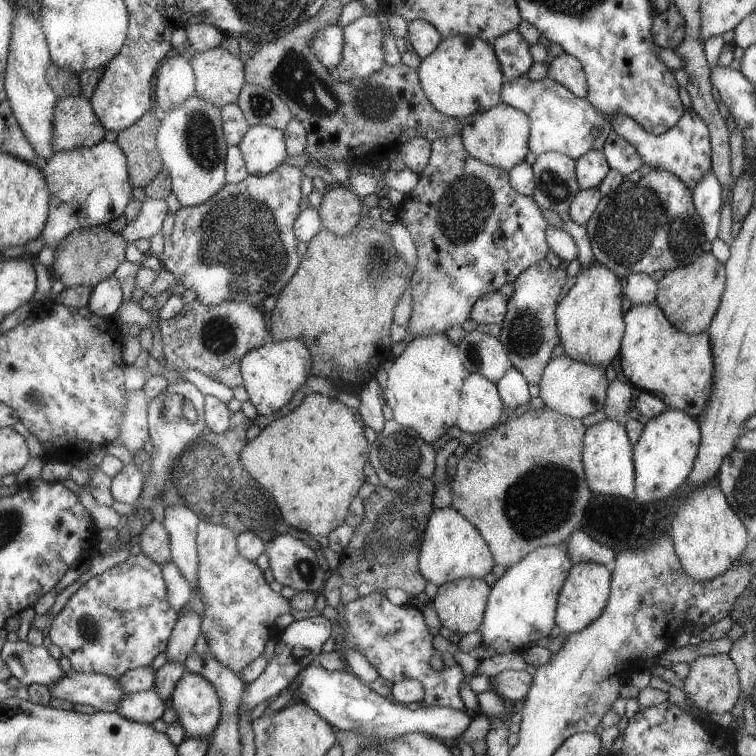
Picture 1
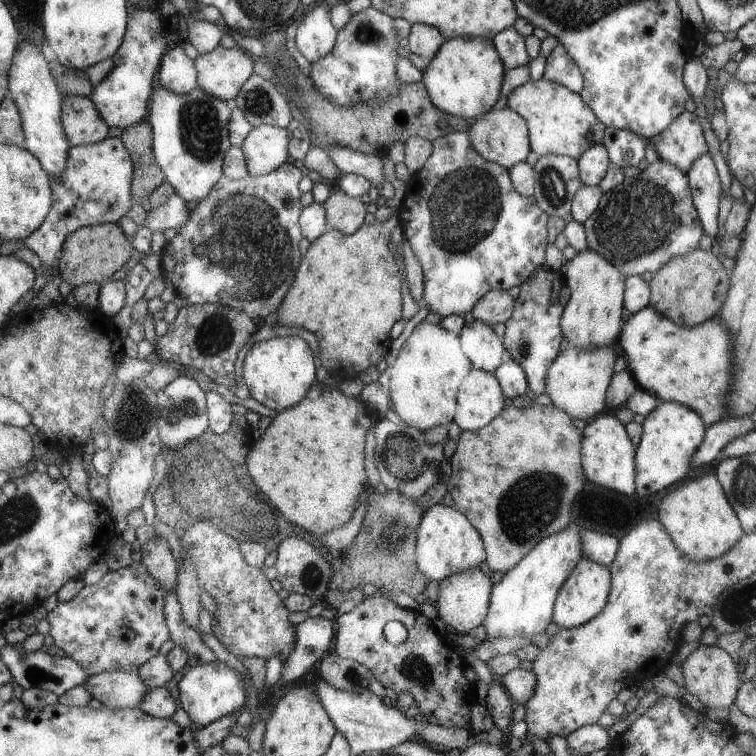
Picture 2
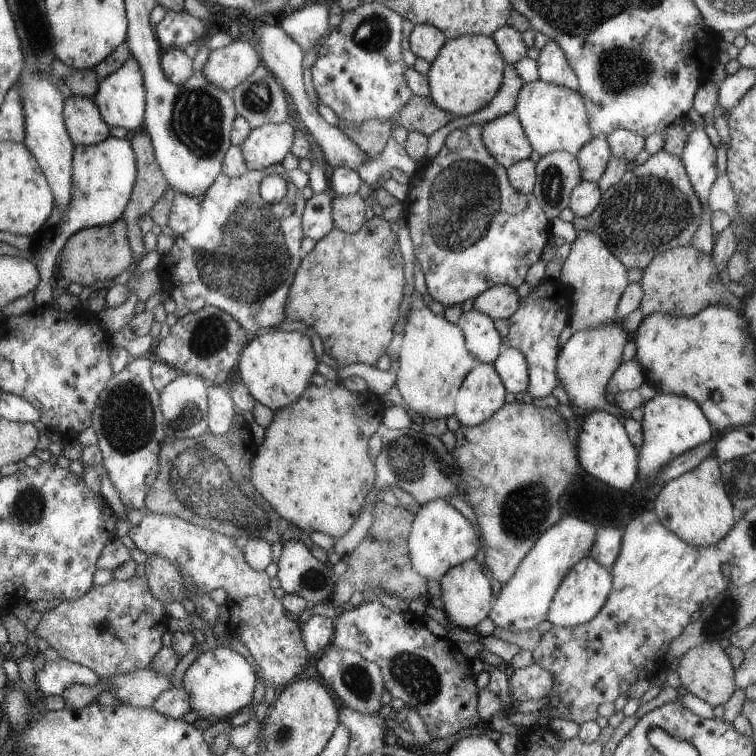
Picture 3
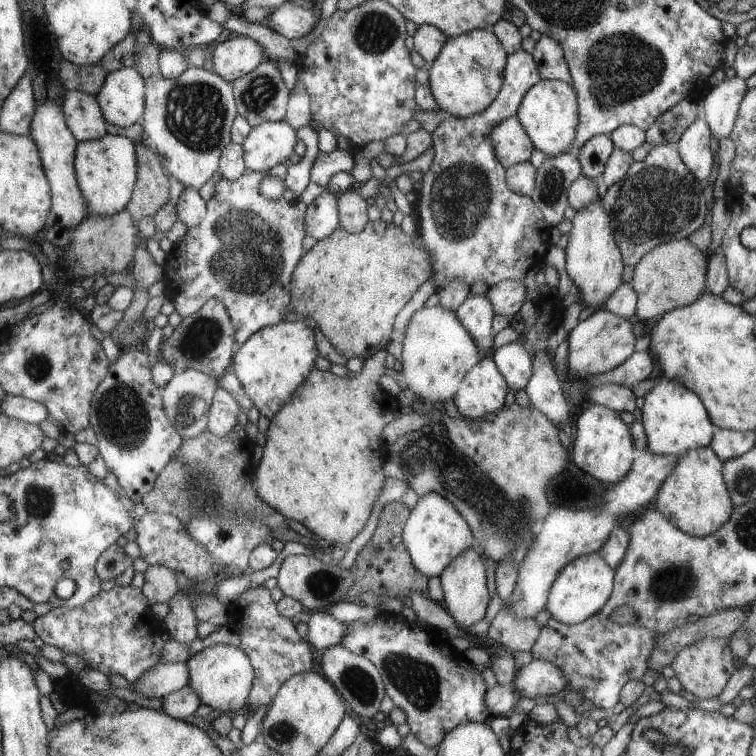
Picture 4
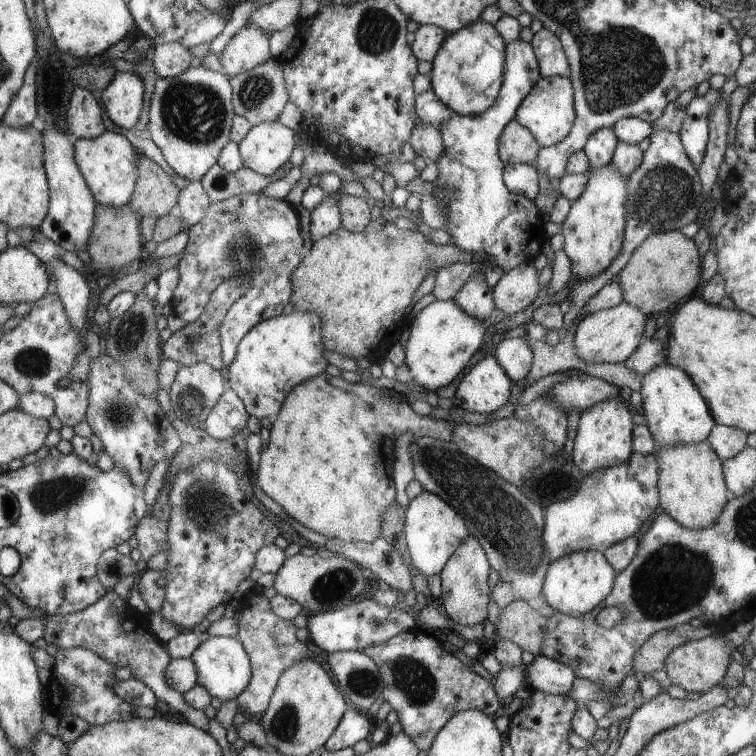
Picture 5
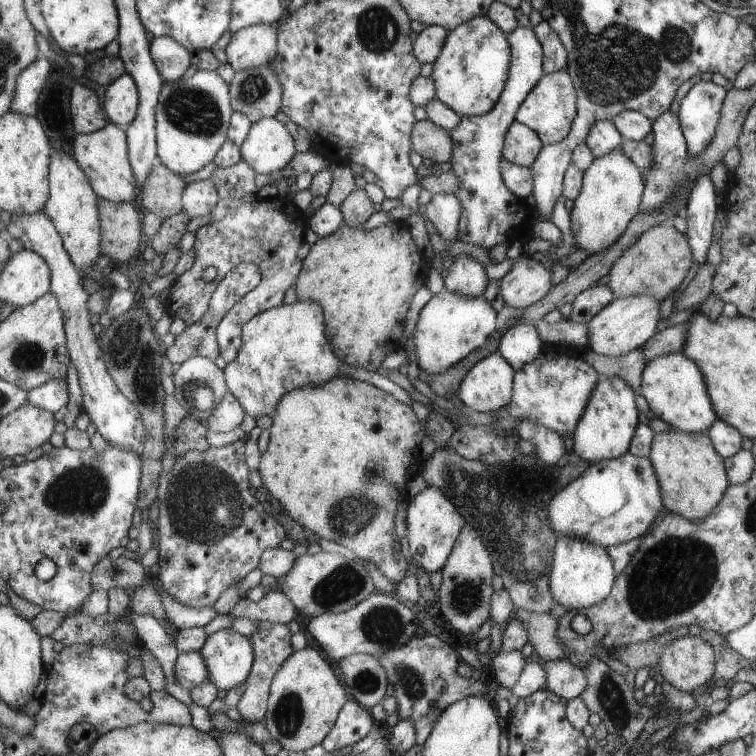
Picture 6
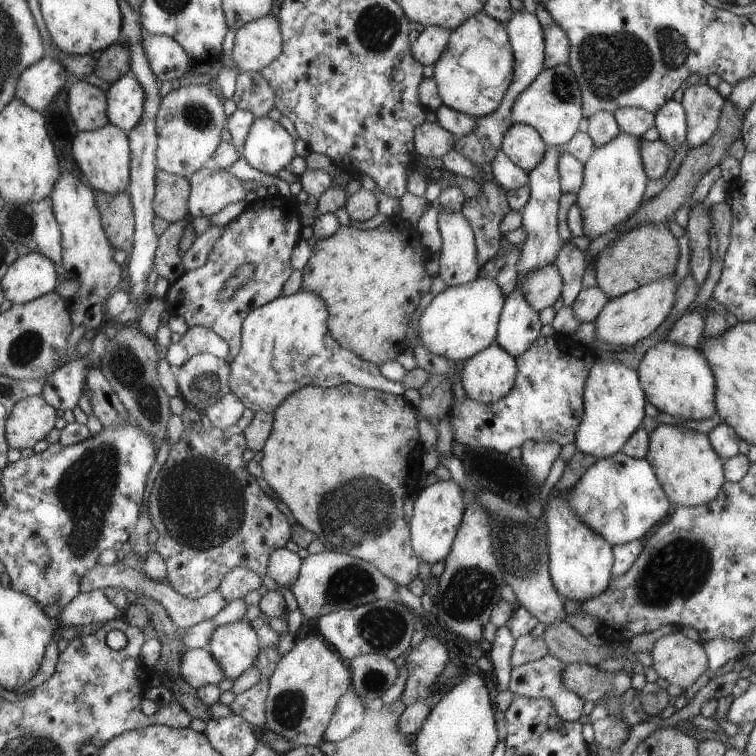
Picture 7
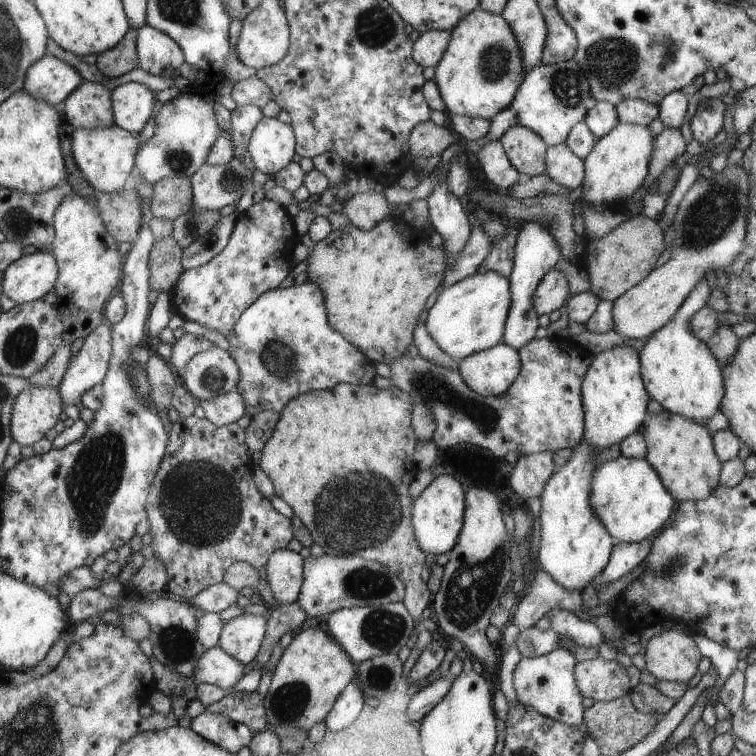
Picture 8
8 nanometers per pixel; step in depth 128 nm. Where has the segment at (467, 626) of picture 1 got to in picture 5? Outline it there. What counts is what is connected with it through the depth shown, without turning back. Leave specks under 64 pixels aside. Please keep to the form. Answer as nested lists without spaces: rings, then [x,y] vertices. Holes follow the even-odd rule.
[[[471,534],[451,556],[450,562],[439,574],[441,576],[442,602],[448,614],[448,618],[464,626],[472,626],[479,622],[486,622],[488,614],[488,602],[490,602],[490,584],[488,574],[490,565],[486,560],[483,545]]]

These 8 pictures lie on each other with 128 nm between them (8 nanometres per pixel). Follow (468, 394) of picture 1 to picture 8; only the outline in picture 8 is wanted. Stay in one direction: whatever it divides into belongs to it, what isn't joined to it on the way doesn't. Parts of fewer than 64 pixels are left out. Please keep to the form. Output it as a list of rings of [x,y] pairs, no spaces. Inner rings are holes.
[[[502,342],[468,355],[459,362],[459,373],[467,385],[483,397],[502,395],[519,376],[519,351]]]

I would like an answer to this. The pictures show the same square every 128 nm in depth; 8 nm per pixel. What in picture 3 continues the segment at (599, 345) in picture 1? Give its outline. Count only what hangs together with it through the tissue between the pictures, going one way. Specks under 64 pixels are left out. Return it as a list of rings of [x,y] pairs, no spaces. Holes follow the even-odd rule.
[[[580,231],[577,239],[571,243],[571,251],[561,265],[560,280],[568,285],[571,291],[571,323],[574,332],[597,329],[607,323],[618,322],[618,300],[628,286],[626,265],[616,257],[604,244],[599,235],[590,231]]]

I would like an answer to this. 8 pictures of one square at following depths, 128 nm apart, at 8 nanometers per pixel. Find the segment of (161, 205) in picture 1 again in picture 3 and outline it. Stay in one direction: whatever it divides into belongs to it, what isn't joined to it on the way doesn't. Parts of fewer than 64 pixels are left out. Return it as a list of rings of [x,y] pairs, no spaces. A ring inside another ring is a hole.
[[[176,192],[167,225],[176,235],[190,231],[199,223],[200,209],[201,204],[198,204],[196,197]]]

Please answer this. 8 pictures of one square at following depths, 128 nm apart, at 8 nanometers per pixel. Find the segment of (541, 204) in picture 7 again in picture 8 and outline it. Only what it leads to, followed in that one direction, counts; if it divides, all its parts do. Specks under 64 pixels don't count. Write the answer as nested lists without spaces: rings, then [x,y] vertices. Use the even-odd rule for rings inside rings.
[[[524,221],[519,228],[517,243],[515,246],[515,261],[509,280],[511,281],[511,306],[507,314],[507,322],[503,330],[502,343],[519,351],[535,338],[538,330],[539,313],[533,304],[533,296],[540,279],[548,271],[554,269],[558,261],[562,259],[560,247],[554,236],[548,231],[546,225],[540,222]]]

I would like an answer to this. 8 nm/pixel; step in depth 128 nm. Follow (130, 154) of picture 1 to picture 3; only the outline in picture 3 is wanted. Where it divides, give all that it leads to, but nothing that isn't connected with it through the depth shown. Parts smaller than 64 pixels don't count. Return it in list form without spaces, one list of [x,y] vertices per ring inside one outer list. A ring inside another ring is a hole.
[[[143,130],[132,136],[131,143],[136,151],[136,164],[139,165],[139,175],[136,177],[135,191],[132,192],[131,203],[122,215],[126,221],[126,235],[130,249],[134,250],[138,258],[144,256],[146,251],[142,238],[143,229],[138,220],[148,214],[154,204],[166,192],[170,186],[163,169],[159,167],[155,159],[154,145],[151,137]]]

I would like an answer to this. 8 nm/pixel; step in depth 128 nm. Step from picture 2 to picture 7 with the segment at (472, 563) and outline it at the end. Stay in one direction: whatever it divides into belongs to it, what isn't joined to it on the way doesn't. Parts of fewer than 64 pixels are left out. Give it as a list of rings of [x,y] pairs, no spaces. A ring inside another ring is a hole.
[[[454,479],[439,480],[423,487],[414,498],[412,523],[412,544],[415,553],[424,563],[433,565],[445,560],[454,546],[455,536],[463,522],[466,511],[464,492]]]

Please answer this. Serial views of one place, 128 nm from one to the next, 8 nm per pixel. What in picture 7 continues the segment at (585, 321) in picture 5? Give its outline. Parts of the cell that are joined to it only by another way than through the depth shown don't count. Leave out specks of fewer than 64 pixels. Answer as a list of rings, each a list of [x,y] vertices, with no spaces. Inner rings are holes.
[[[665,277],[610,299],[597,316],[595,338],[614,346],[634,347],[639,340],[649,337],[662,324],[675,306],[674,277]]]

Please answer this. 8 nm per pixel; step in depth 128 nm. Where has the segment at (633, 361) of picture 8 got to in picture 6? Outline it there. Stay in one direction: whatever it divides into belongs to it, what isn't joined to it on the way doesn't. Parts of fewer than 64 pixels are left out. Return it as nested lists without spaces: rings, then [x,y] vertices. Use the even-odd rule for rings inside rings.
[[[600,376],[596,391],[573,432],[572,452],[592,464],[604,459],[618,459],[620,455],[629,452],[630,440],[635,436],[638,422],[638,408],[634,402],[634,389],[631,385],[620,377]]]

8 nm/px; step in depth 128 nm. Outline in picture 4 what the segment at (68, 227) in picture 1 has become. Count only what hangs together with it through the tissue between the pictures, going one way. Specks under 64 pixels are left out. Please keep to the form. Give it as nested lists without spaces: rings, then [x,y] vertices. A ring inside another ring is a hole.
[[[107,134],[102,138],[79,141],[75,151],[75,173],[80,190],[87,201],[87,214],[92,217],[111,217],[126,209],[136,182],[136,155],[131,138]]]

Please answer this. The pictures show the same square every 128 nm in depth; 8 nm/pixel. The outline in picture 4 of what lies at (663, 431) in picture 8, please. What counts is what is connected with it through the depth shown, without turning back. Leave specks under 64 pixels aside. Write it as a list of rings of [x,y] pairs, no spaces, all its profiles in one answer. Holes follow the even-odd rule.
[[[710,445],[686,451],[679,456],[679,464],[667,476],[656,495],[654,508],[659,509],[676,528],[690,536],[712,535],[731,519],[735,505],[723,479],[723,461]]]

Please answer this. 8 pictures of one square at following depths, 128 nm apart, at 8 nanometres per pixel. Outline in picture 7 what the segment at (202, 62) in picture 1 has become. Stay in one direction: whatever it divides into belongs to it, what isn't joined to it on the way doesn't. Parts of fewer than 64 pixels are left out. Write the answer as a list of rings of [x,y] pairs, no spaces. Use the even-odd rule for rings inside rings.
[[[266,15],[235,31],[232,58],[239,72],[261,71],[279,58],[283,45],[279,17]]]

